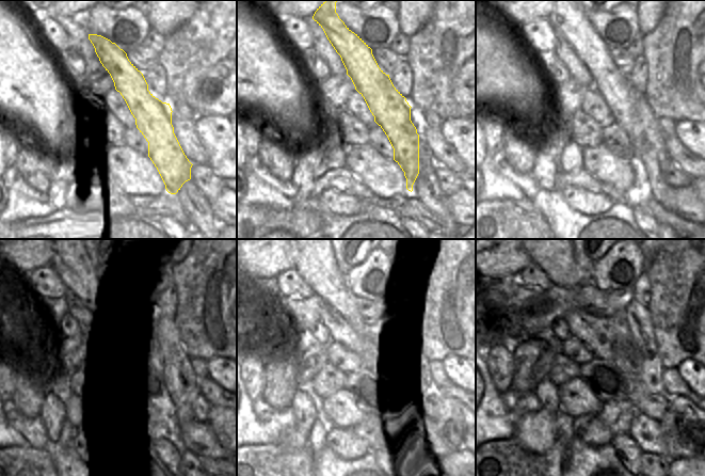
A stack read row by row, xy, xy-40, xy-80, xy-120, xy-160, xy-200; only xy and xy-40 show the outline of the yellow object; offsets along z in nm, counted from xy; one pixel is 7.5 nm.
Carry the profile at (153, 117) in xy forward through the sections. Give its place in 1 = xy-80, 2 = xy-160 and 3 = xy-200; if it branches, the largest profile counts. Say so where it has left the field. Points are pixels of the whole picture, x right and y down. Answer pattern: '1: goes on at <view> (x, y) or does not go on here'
1: goes on at xy-80 (570, 21)
2: goes on at xy-160 (315, 262)
3: goes on at xy-200 (556, 260)

